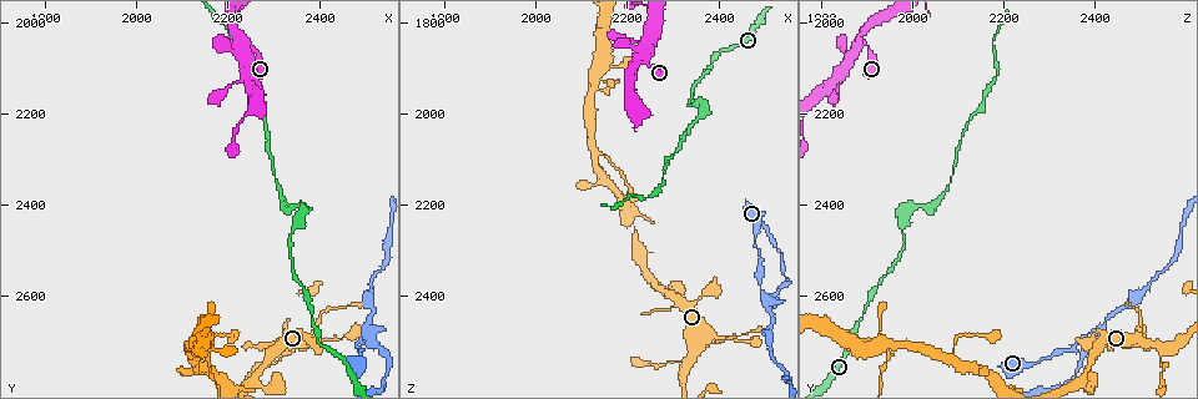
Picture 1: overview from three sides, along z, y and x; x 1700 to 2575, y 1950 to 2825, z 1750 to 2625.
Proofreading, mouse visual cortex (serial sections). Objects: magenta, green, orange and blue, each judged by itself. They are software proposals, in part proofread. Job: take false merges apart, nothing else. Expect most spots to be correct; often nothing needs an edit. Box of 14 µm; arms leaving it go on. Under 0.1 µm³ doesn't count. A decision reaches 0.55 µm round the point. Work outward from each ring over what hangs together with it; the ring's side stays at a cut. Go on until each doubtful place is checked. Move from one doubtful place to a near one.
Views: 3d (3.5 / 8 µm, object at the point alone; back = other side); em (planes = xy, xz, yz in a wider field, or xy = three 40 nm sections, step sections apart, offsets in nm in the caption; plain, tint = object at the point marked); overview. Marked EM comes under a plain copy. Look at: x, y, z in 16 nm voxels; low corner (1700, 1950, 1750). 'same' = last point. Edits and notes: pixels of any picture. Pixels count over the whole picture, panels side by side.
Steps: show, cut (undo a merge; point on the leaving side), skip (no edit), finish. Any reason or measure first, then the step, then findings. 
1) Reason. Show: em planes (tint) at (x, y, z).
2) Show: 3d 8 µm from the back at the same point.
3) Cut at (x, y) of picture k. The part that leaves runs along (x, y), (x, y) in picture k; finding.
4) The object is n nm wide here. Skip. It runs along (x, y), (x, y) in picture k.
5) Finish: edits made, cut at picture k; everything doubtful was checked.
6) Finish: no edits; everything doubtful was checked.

Thick turns thin. Show: 3d 8 µm at (2505, 2680, 2400).

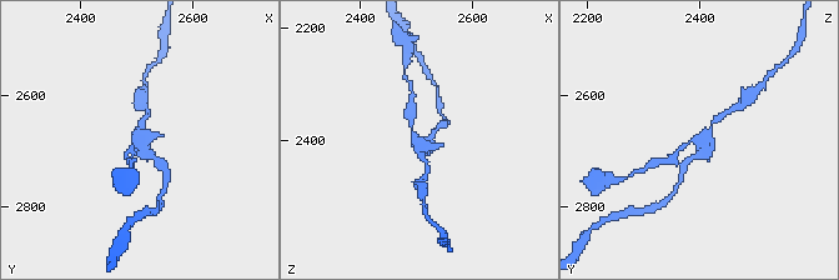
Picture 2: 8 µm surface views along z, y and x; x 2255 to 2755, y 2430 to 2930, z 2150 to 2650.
Show: em planes (tint) at (2500, 2680, 2410).

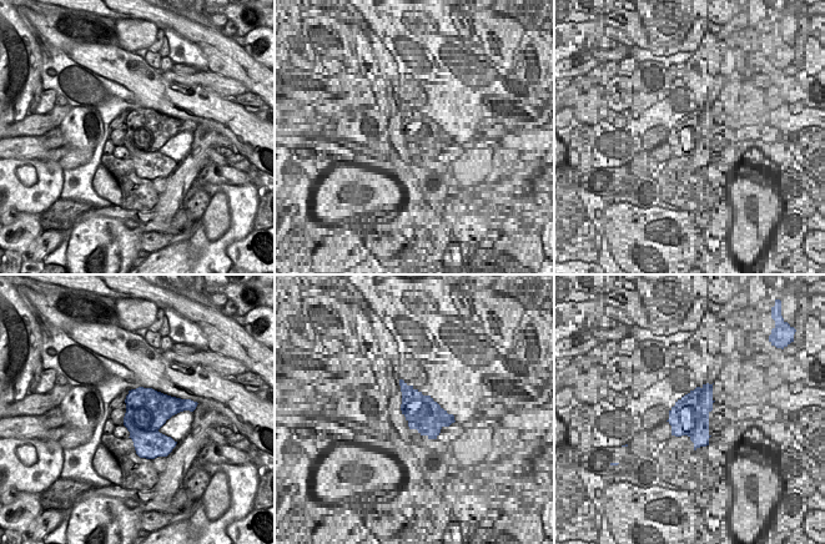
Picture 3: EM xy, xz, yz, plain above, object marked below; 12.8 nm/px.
Skip. It runs along (406, 115), (426, 164) in picture 2; all the same cell.

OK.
Sharp bend. Show: 3d 3.5 µm at (2370, 2415, 1995).

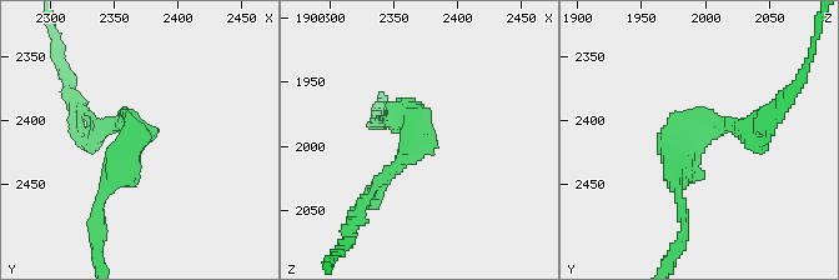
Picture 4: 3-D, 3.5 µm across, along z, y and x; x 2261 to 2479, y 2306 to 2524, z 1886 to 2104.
The arms are 150, 200 nm wide. Skip. It runs along (678, 195), (688, 138), (723, 123), (758, 141) in picture 4; one cell here.

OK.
Looks like a crossing. Show: 3d 3.5 µm at (2240, 2045, 1885).

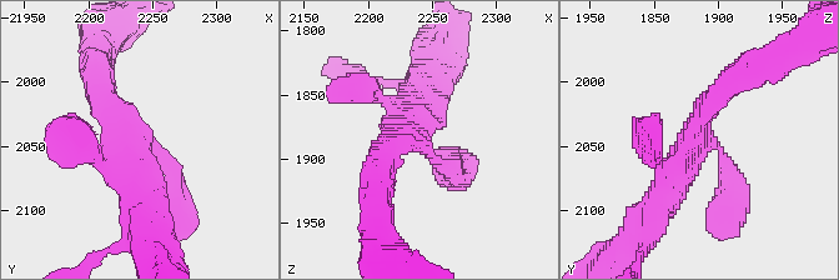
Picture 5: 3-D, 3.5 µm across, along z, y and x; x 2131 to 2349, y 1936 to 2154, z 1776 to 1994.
Shape alone is not enough. Show: em xy step 5 (tint) at (2244, 2046, 1890).

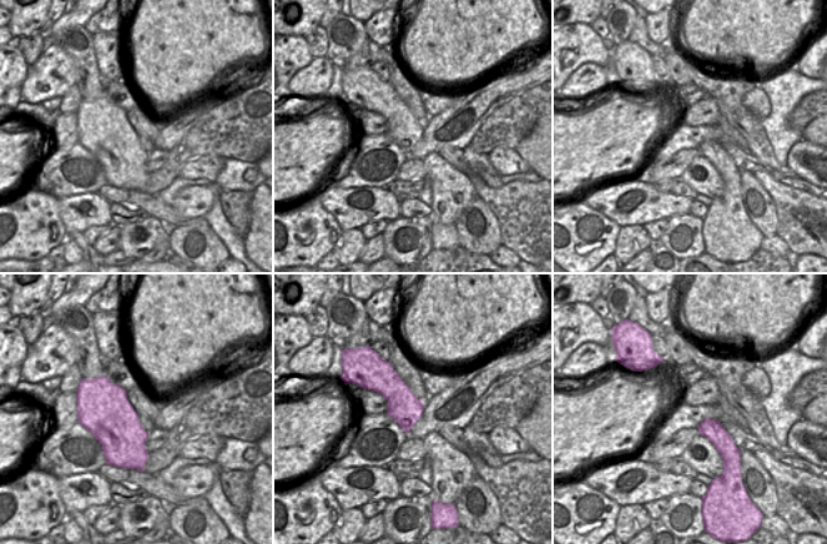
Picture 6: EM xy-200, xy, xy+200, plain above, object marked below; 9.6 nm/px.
The object is 300 nm wide here. Skip. It runs along (452, 170), (417, 138), (417, 96) in picture 5; all the same cell.

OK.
Finish: no edits; everything doubtful was checked.

